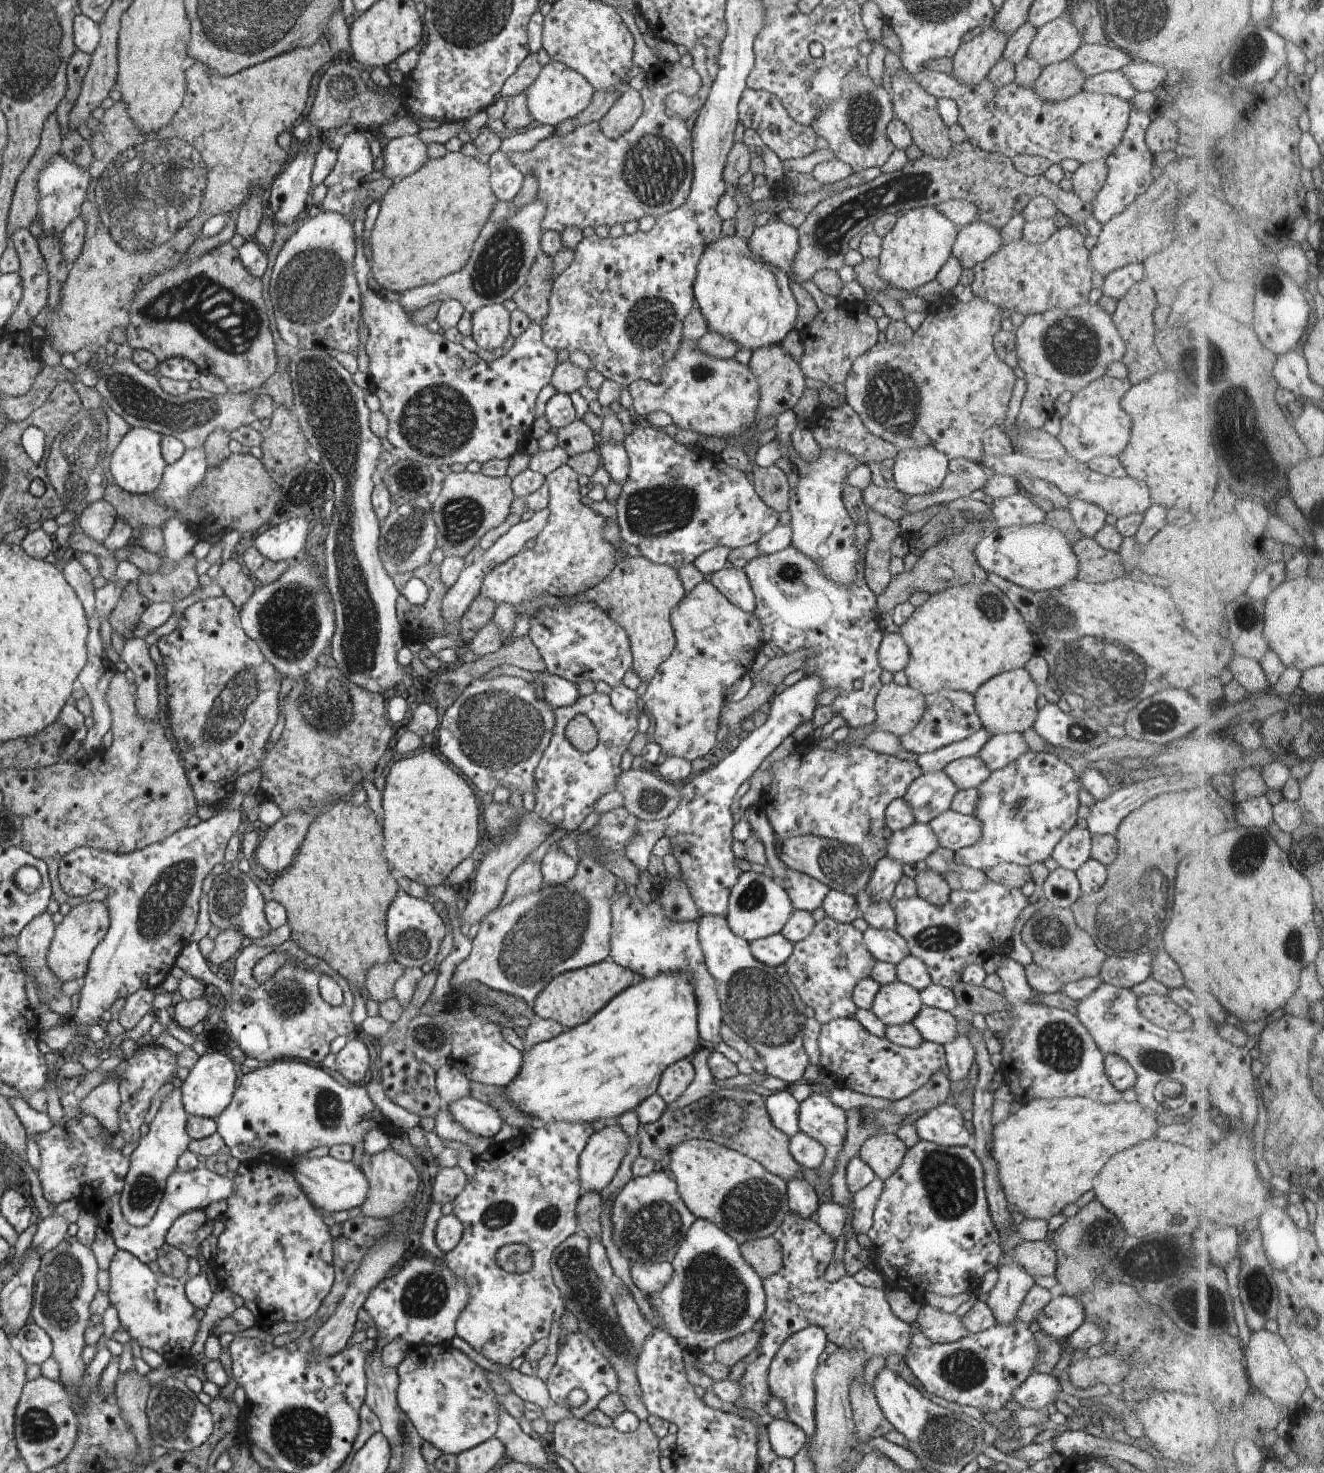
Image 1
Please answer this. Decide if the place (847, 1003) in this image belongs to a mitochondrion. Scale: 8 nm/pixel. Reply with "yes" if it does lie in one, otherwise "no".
no

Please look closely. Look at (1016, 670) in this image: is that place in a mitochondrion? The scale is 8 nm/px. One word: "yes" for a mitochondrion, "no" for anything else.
no

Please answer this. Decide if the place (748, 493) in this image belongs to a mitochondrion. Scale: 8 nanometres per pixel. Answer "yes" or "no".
no

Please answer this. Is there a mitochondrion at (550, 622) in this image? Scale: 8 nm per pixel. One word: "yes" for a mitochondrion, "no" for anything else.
yes

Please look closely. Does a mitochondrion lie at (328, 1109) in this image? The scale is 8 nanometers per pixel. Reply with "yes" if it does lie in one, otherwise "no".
yes

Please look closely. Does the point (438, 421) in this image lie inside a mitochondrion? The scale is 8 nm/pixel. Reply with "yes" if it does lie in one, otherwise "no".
yes

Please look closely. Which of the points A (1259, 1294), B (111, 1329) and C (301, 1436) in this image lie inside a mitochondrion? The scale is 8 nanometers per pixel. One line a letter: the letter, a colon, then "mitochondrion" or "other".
A: mitochondrion
B: other
C: mitochondrion

